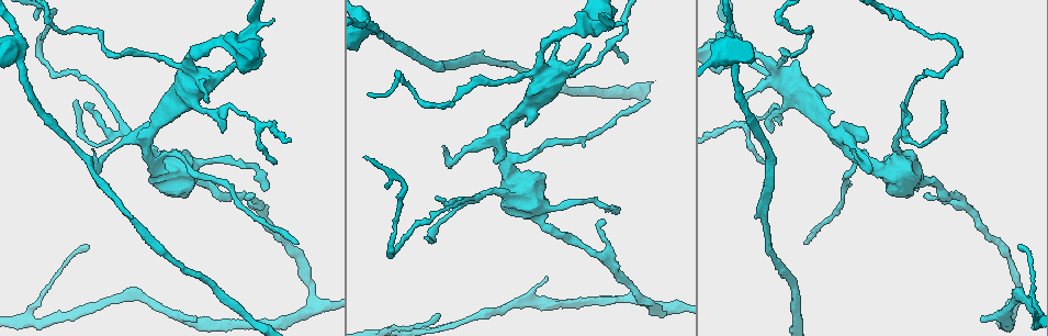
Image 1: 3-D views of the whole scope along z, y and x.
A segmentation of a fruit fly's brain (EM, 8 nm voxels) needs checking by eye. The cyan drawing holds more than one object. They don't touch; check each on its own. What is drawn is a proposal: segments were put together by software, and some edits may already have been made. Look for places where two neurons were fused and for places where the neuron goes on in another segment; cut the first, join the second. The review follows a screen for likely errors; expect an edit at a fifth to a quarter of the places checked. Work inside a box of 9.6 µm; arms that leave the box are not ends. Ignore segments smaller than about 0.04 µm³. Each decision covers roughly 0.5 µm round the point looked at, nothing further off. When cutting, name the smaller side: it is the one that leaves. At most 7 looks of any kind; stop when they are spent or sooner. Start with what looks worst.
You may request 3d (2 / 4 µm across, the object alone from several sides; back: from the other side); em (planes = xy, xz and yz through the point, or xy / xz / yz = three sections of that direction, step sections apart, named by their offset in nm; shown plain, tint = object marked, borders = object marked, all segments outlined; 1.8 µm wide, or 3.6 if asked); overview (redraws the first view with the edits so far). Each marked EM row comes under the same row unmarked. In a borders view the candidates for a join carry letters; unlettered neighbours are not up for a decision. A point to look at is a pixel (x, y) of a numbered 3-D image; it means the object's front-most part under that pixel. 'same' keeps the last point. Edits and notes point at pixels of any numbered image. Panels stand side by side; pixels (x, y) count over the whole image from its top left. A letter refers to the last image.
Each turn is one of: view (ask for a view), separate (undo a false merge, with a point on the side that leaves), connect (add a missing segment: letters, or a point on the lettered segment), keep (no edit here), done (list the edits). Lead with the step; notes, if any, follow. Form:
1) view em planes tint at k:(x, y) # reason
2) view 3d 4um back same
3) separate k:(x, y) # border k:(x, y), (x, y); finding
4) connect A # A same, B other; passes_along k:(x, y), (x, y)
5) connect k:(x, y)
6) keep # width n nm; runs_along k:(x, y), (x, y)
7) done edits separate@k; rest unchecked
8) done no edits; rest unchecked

view em 3.6um planes tint at 1:(537, 94)

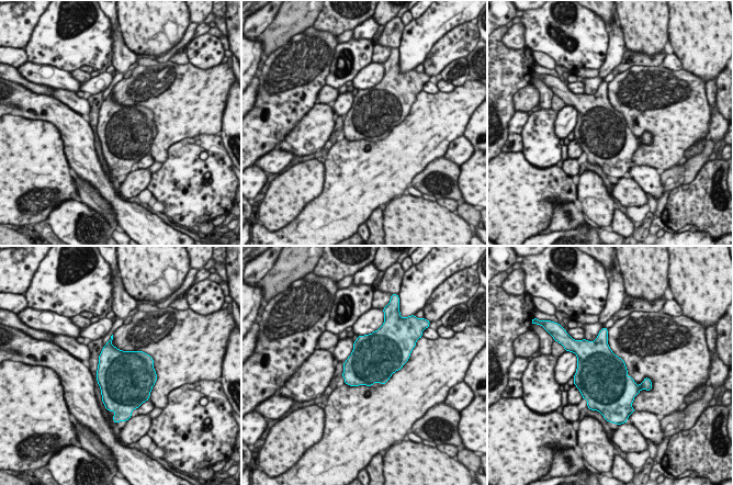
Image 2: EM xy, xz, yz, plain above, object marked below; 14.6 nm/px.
view em 3.6um planes borders same # what lies round it

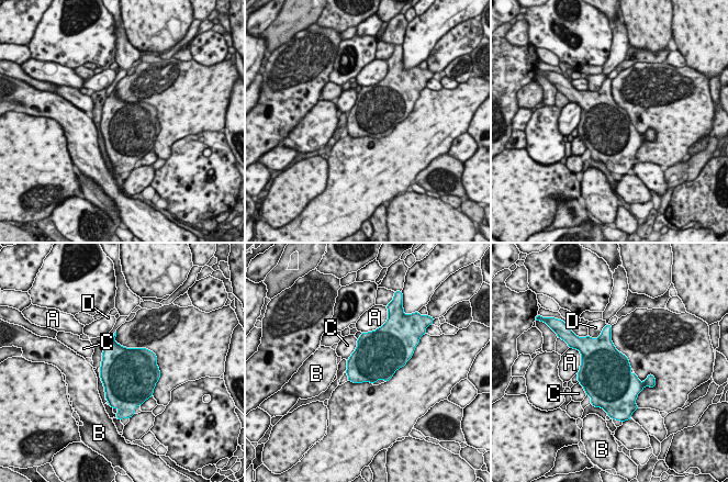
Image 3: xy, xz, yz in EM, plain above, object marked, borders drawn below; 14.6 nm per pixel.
keep # width 650 nm; A other, B other, C other, D other; border 3:(358, 339), (355, 350), (346, 359); one neuron here

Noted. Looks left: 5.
view em xy step 16 borders at 1:(275, 164) # free end

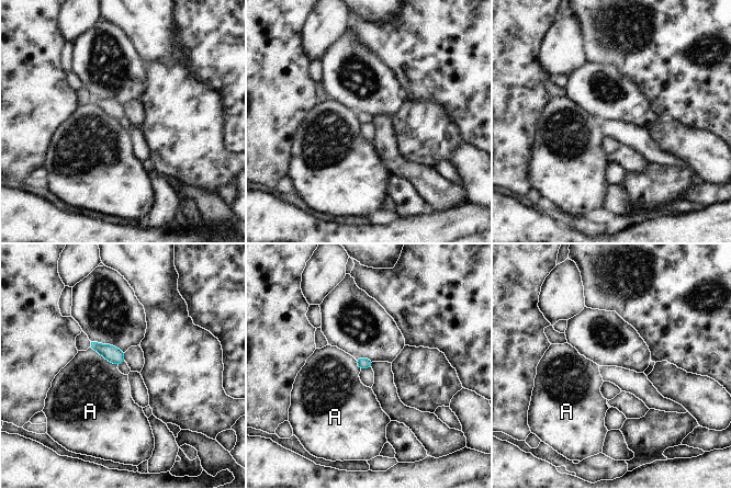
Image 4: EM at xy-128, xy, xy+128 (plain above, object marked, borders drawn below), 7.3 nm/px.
view em planes borders same

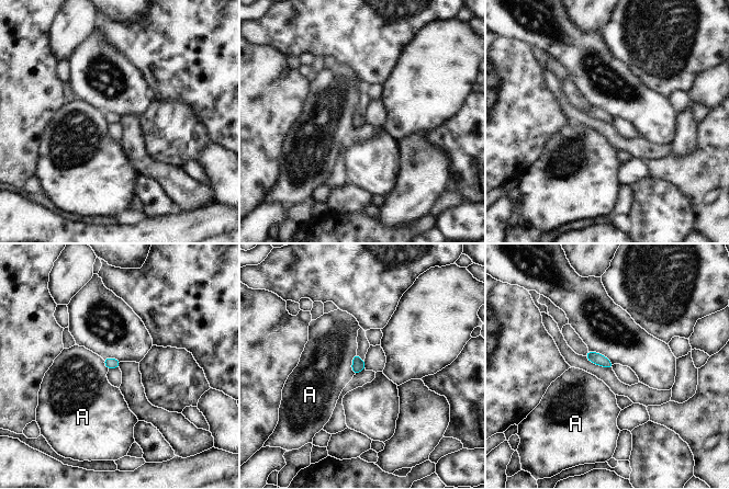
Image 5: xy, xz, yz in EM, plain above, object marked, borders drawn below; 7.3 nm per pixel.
keep # A other; border 5:(356, 352), (351, 364), (354, 374); no lettered segment goes on from it

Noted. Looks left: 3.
view 3d 2um at 1:(643, 101) # branch stops here

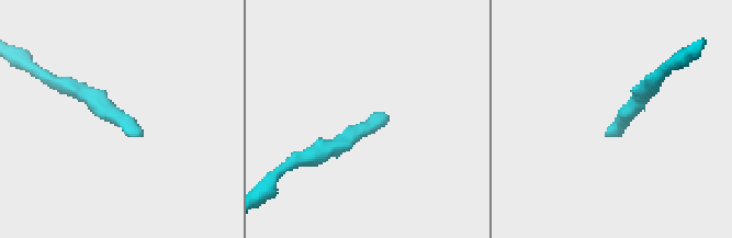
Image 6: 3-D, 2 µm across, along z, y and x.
view em yz step 8 borders at 6:(128, 132)

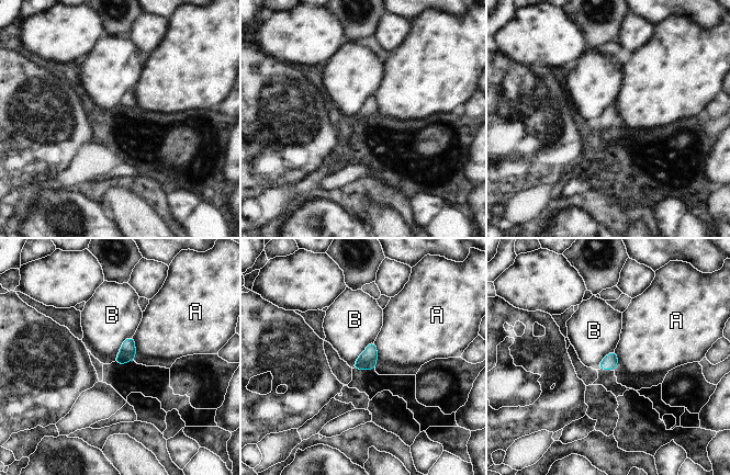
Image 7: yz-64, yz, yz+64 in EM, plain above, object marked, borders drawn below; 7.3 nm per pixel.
keep # A other, B other; border 7:(132, 336), (123, 341), (113, 361); no lettered segment goes on from it

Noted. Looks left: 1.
done no edits; rest unchecked

